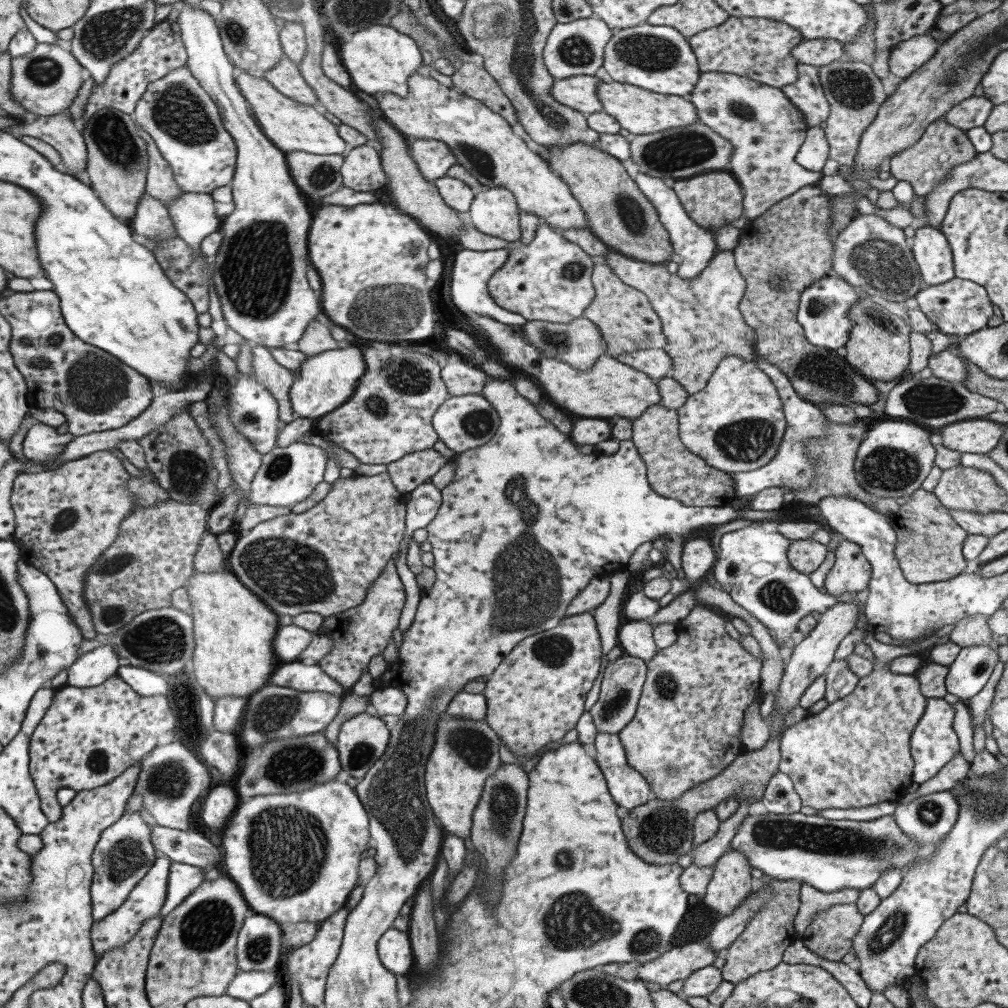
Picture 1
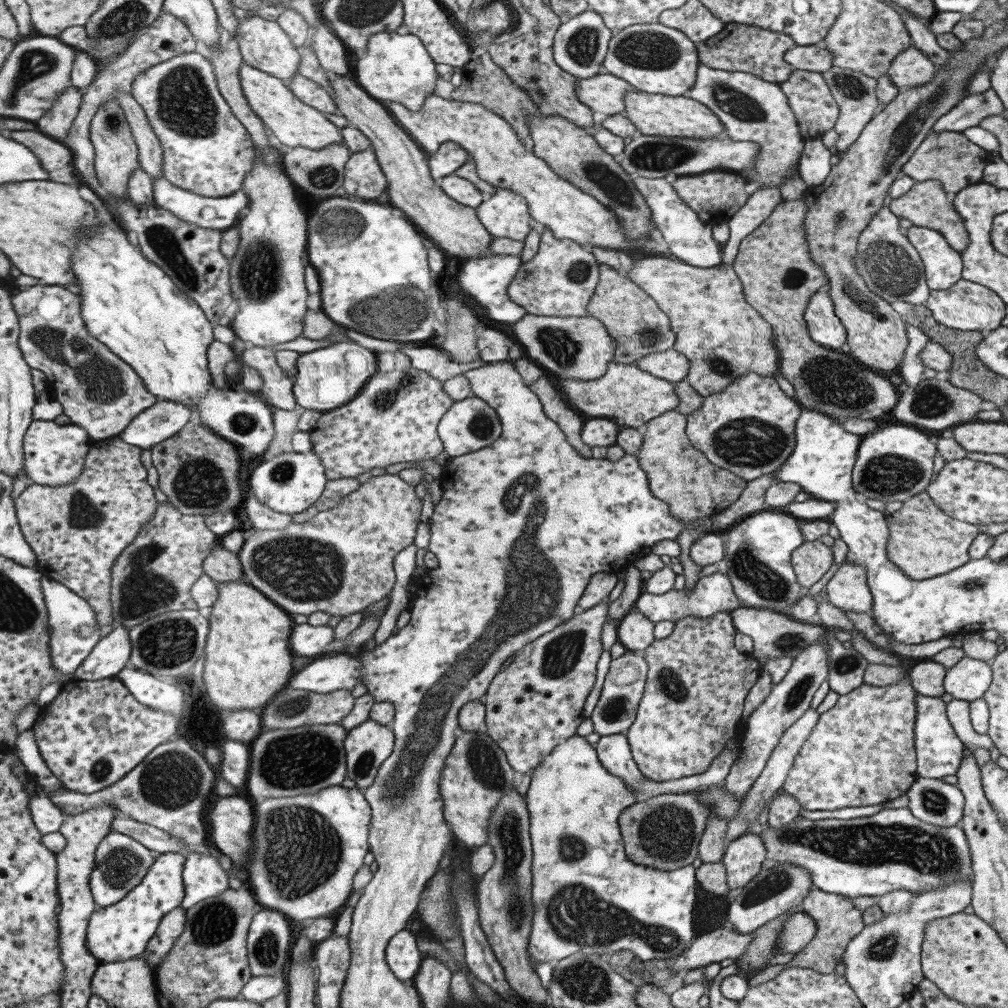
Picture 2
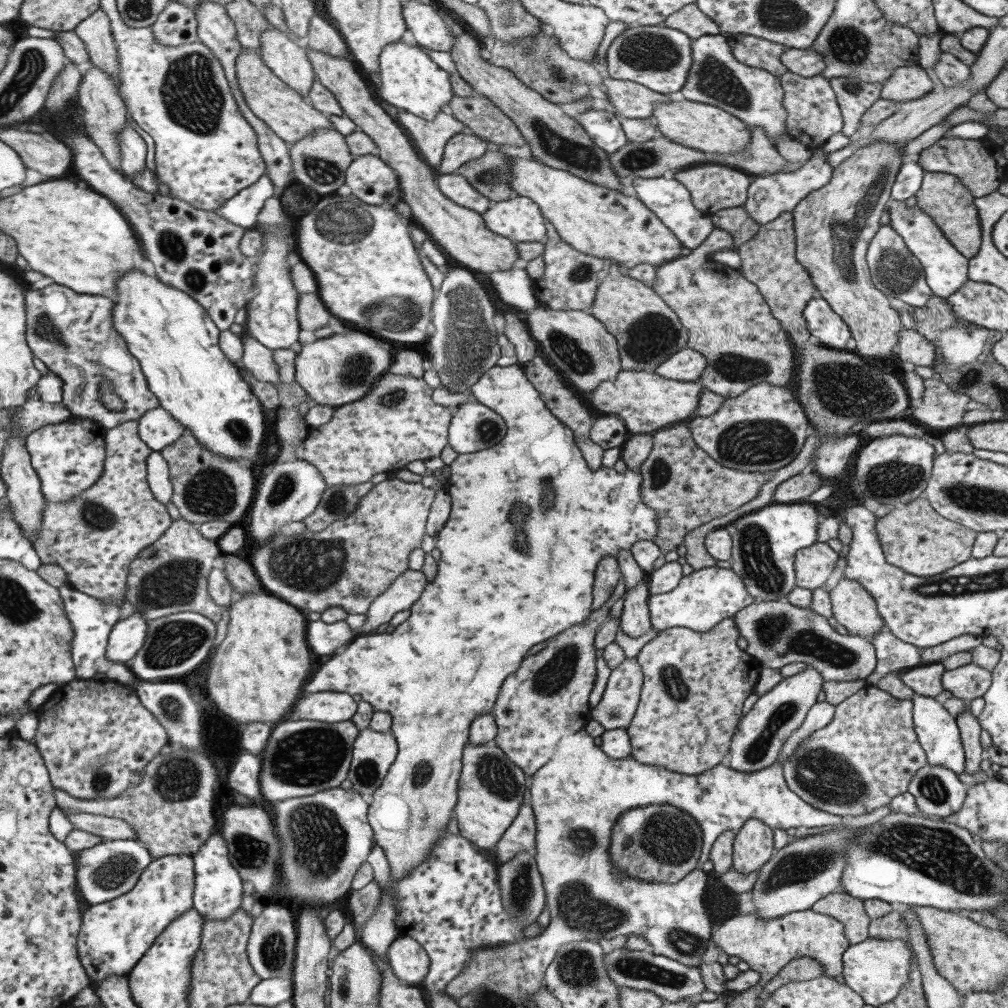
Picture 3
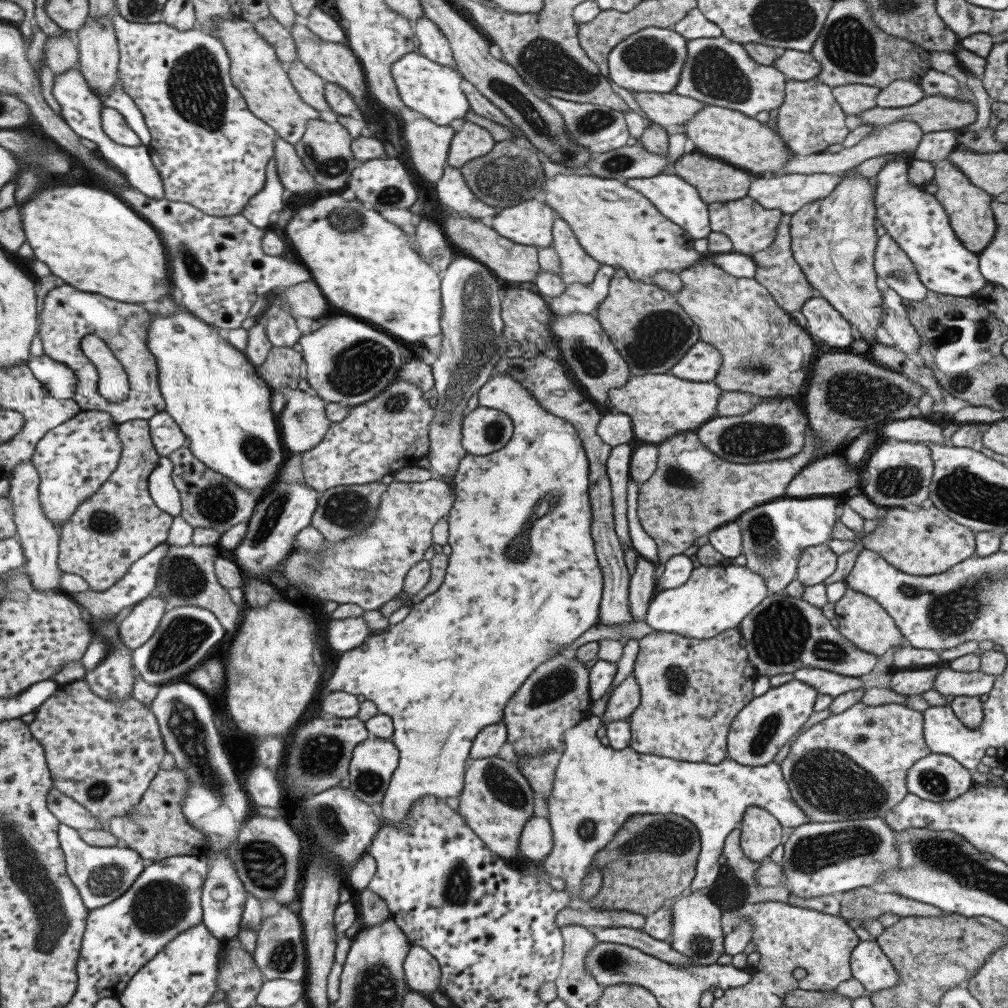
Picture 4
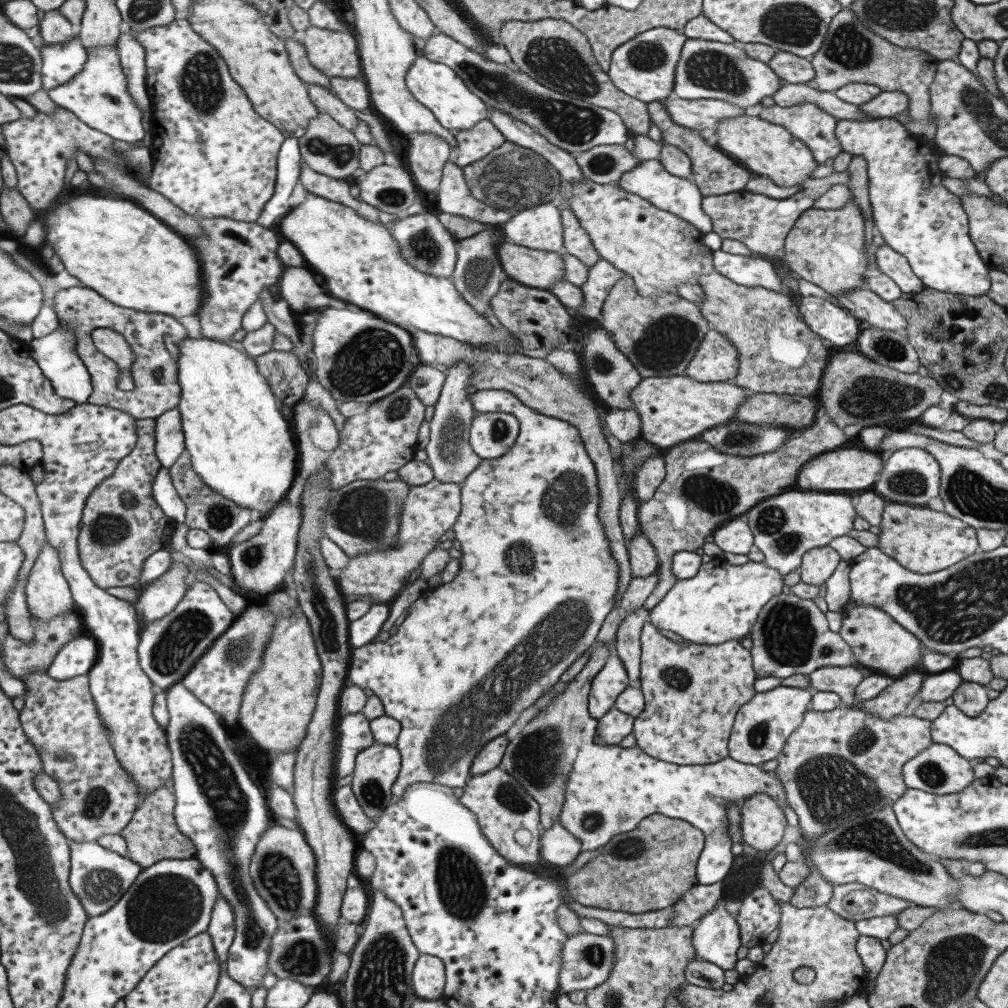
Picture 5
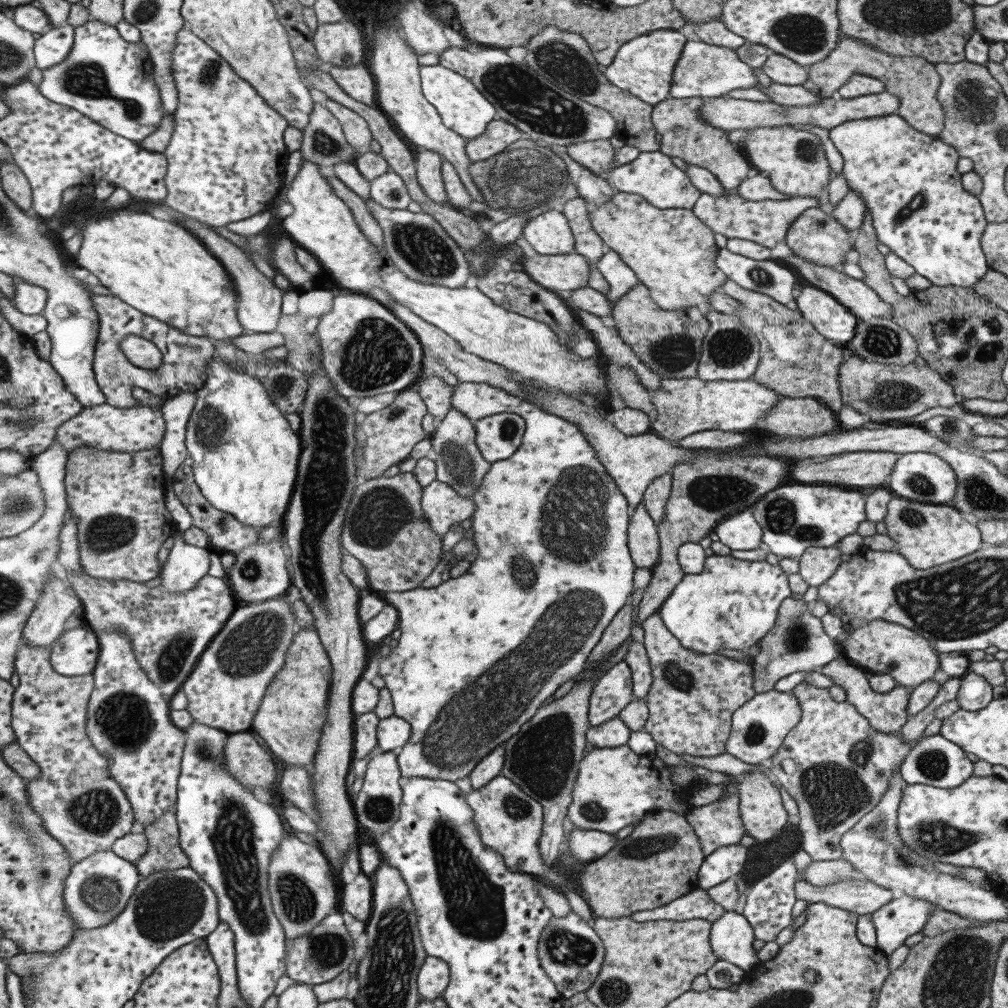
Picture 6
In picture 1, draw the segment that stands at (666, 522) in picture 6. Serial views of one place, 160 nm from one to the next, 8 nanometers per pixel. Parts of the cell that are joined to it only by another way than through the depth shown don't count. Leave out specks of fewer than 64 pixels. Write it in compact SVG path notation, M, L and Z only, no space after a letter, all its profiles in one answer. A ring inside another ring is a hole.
M612 250L608 251L600 261L612 268L623 284L635 288L647 297L651 308L659 317L661 330L666 338L666 345L662 349L672 360L672 369L668 376L678 382L687 394L697 393L707 384L707 379L724 356L738 356L747 361L753 361L757 357L754 351L754 330L742 320L742 314L738 309L745 283L735 266L732 251L717 251L705 268L696 277L690 279L682 279L676 273L669 273L665 269L665 263L646 263ZM659 403L650 406L631 420L630 441L635 445L640 459L646 466L646 479L653 492L681 502L685 507L723 507L737 498L733 479L726 472L717 470L696 454L689 452L678 440L676 410Z

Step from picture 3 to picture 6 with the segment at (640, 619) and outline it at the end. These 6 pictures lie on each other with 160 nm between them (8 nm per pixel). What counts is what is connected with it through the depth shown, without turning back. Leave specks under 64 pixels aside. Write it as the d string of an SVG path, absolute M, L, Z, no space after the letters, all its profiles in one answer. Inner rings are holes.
M643 504L631 511L626 531L626 545L635 568L651 570L659 557L659 539L652 519Z

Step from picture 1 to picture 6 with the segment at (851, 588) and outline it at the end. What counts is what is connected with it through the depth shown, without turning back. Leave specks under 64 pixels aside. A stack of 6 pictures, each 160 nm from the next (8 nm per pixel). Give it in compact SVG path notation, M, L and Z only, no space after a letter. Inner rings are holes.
M873 620L861 628L846 630L846 633L847 645L842 648L842 658L854 666L862 670L869 669L874 674L889 675L897 685L911 689L926 680L937 679L936 672L940 668L938 653L928 640L918 636L915 631Z

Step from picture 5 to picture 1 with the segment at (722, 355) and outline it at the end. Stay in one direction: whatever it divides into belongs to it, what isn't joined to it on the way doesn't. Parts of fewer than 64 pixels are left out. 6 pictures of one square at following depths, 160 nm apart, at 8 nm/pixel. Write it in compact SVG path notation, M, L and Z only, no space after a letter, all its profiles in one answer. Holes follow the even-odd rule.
M645 349L615 356L621 364L626 364L643 372L654 381L668 376L672 369L672 360L663 349Z

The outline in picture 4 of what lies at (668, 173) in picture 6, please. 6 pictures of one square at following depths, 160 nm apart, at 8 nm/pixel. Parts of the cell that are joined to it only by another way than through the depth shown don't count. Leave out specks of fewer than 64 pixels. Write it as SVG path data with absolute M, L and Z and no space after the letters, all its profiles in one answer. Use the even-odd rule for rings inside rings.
M663 172L645 178L630 178L627 180L629 188L636 190L667 219L689 233L693 240L706 238L712 231L709 226L708 210L706 204L699 198L693 185L687 184L677 175L668 175Z

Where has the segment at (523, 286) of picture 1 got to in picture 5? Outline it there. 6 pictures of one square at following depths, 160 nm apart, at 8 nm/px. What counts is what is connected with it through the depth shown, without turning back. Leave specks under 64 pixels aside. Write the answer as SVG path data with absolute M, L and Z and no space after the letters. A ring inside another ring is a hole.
M560 207L560 216L563 220L563 249L566 254L578 258L588 268L599 259L599 253L594 249L589 235L581 228L573 211L567 207Z

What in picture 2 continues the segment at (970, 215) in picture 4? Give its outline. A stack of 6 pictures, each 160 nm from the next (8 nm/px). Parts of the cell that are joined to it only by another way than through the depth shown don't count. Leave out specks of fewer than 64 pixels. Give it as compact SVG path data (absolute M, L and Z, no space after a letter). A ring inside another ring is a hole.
M924 180L919 184L913 184L905 194L892 198L888 209L897 218L906 218L915 226L941 233L947 244L958 253L965 250L969 244L969 235L965 230L963 219L953 210L951 195L943 190L938 180Z

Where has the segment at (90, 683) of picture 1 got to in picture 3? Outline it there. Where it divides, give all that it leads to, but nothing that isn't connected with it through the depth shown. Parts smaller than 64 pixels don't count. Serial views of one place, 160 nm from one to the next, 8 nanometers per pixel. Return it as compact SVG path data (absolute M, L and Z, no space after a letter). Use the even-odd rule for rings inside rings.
M128 612L113 628L108 645L108 659L114 663L130 664L143 648L149 631L149 621L139 612Z

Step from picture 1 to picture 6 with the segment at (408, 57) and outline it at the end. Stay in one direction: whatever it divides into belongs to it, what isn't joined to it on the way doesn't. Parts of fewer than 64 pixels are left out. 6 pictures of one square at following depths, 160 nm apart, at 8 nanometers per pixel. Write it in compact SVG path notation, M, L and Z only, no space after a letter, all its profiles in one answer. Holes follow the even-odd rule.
M439 63L430 66L423 65L421 84L424 96L438 108L444 123L468 140L480 138L488 130L490 123L498 118L496 105L481 93L471 80L445 65Z

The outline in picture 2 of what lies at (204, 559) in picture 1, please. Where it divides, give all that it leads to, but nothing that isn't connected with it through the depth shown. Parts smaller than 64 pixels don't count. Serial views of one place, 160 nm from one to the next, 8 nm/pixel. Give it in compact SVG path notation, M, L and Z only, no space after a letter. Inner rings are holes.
M221 544L215 547L205 559L205 572L219 583L245 581L244 568L239 553L230 552Z

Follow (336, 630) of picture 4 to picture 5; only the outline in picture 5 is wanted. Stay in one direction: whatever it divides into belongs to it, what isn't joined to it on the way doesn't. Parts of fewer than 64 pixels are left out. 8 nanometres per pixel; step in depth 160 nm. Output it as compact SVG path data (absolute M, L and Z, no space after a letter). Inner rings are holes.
M373 604L371 610L363 618L350 622L350 643L353 643L357 648L361 648L382 638L381 628L387 622L389 612L391 612L390 604Z

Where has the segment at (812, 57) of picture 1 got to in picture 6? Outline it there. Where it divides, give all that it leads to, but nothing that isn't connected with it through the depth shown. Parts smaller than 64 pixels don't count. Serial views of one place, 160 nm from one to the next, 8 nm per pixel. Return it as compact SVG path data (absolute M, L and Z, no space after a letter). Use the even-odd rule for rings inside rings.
M772 53L759 69L776 84L786 86L803 85L807 80L808 68L778 53Z

